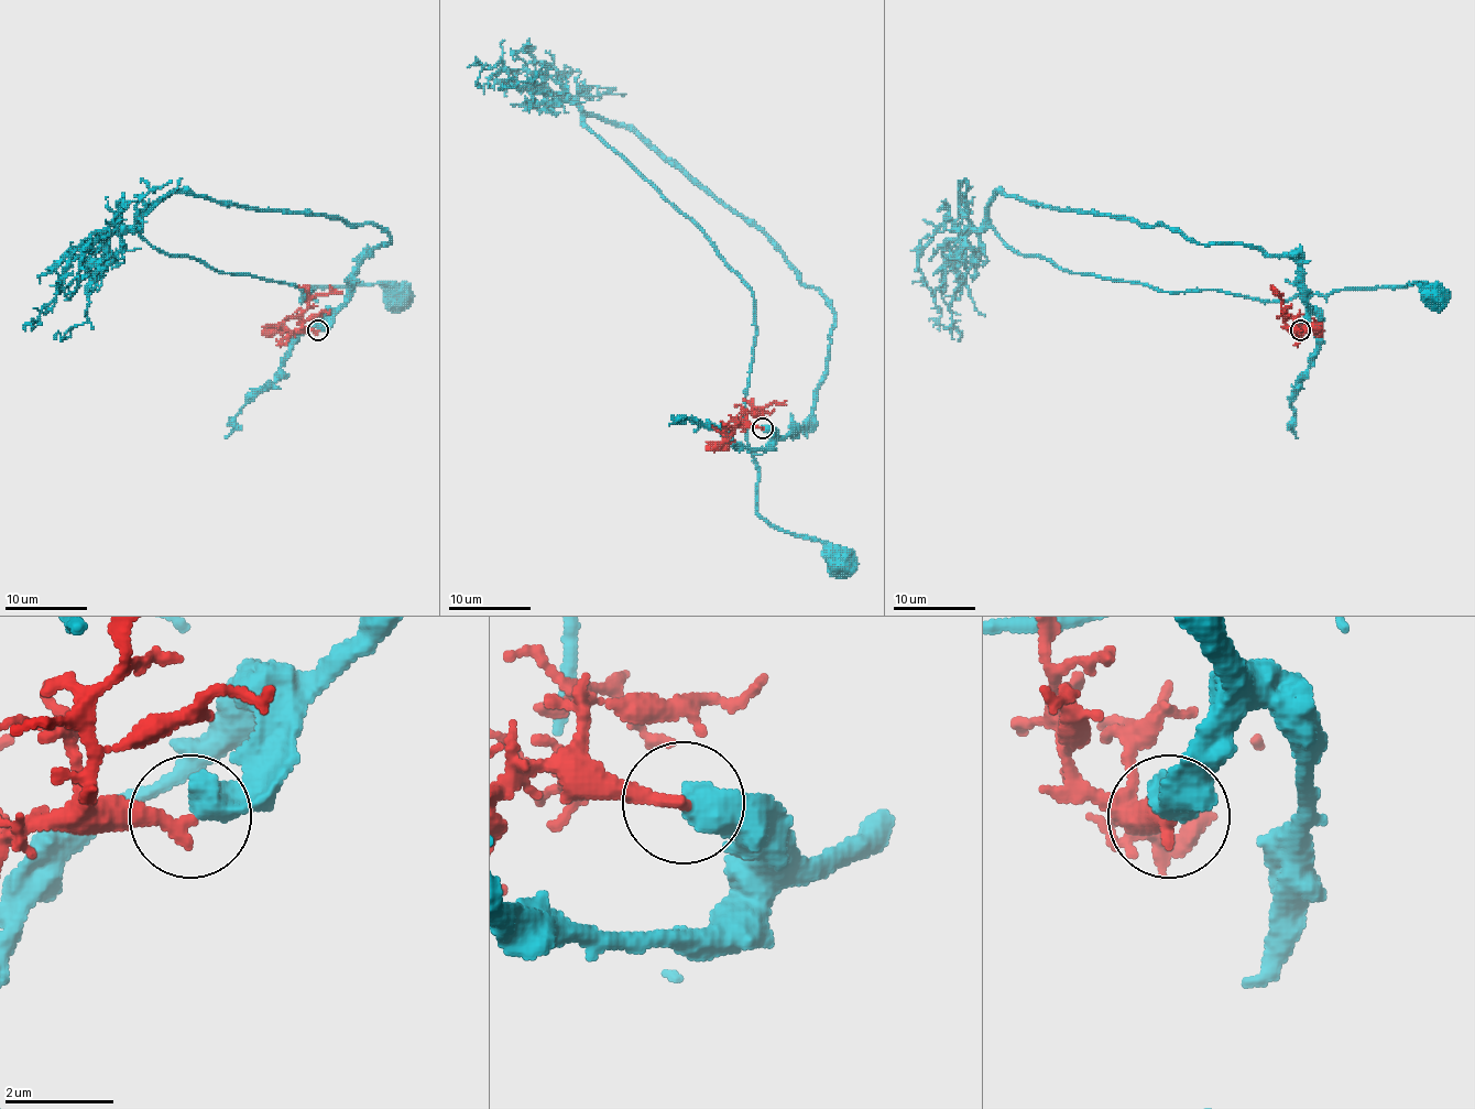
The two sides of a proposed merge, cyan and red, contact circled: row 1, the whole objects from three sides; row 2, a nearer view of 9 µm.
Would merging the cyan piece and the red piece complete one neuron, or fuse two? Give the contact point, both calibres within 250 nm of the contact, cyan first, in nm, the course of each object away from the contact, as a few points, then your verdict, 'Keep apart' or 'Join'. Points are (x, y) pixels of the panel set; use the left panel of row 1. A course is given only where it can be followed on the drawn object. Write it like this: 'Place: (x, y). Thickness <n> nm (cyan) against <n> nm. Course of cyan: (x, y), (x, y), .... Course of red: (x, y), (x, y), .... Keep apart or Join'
Place: (318, 330). Thickness 650 nm (cyan) against 280 nm. Course of cyan: (317, 328), (390, 242), (373, 224), (179, 193), (140, 219), (167, 254), (301, 302), (397, 295). Course of red: (317, 330), (303, 326), (303, 312), (314, 297), (342, 292). Keep apart

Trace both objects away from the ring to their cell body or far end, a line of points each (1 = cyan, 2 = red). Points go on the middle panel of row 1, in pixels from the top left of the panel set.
1: (762, 427), (788, 435), (809, 417), (829, 302), (623, 124), (585, 117), (751, 292), (757, 512), (842, 563)
2: (762, 427), (755, 427), (747, 417), (747, 411), (786, 401)

